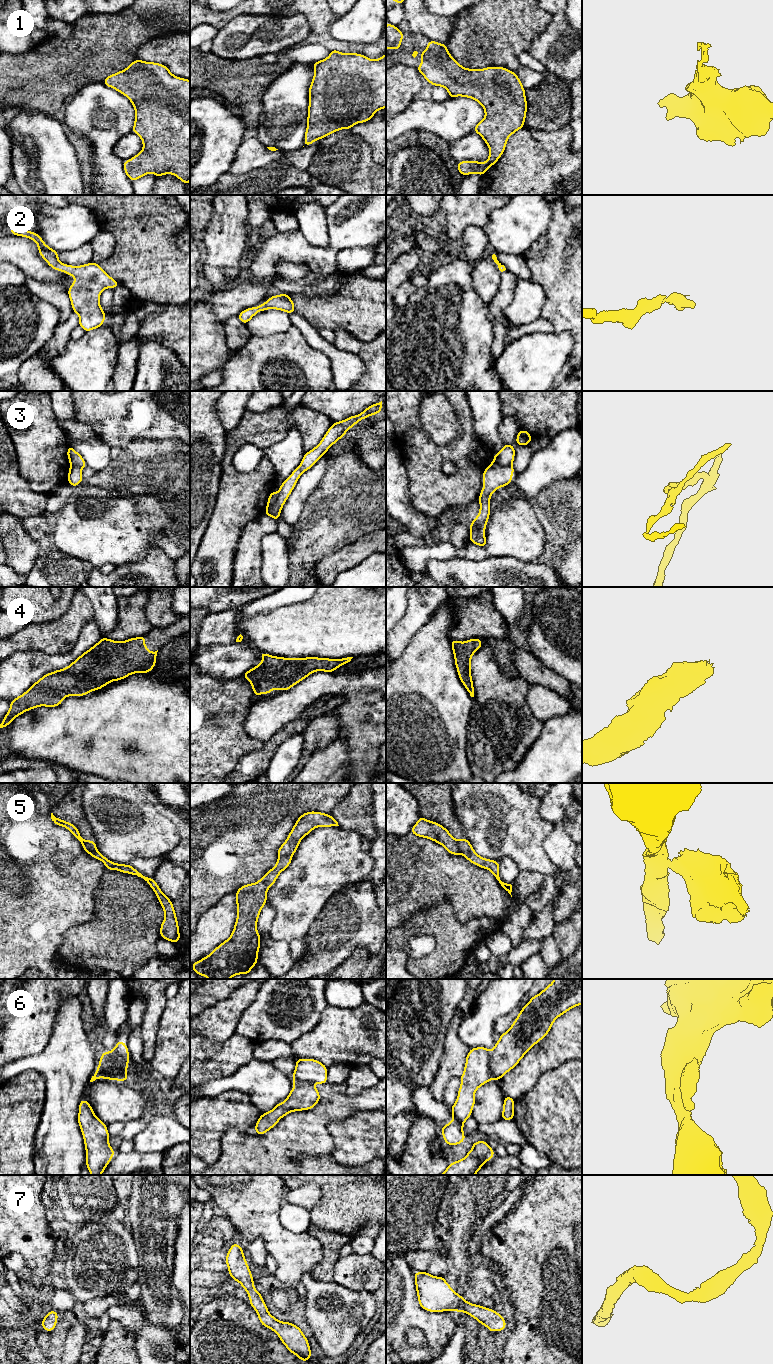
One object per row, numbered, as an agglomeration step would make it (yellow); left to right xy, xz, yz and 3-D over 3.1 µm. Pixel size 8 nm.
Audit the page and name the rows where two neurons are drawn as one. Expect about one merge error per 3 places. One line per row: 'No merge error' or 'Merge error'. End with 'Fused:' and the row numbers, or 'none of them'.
1: No merge error
2: No merge error
3: Merge error
4: No merge error
5: Merge error
6: Merge error
7: No merge error
Fused: 3, 5, 6

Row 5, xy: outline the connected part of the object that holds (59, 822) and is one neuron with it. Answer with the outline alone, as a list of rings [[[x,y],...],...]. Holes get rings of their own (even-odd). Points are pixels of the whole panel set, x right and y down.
[[[51,813],[51,819],[52,819],[52,821],[53,821],[54,824],[56,824],[56,825],[58,825],[58,826],[65,827],[65,828],[67,828],[69,831],[71,831],[72,834],[74,835],[74,837],[81,842],[81,845],[82,845],[82,847],[83,847],[84,850],[85,850],[85,846],[84,846],[84,844],[83,844],[83,841],[84,841],[84,840],[82,839],[79,831],[78,831],[78,829],[77,829],[77,827],[76,827],[75,825],[73,825],[73,824],[67,822],[67,821],[58,819],[57,817],[55,817],[55,816],[53,815],[53,813]]]

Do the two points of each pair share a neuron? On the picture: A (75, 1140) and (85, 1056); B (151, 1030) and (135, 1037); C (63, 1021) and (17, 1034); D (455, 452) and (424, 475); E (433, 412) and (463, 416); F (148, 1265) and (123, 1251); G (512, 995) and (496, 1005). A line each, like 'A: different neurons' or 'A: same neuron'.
A: same neuron
B: different neurons
C: different neurons
D: same neuron
E: different neurons
F: different neurons
G: same neuron

